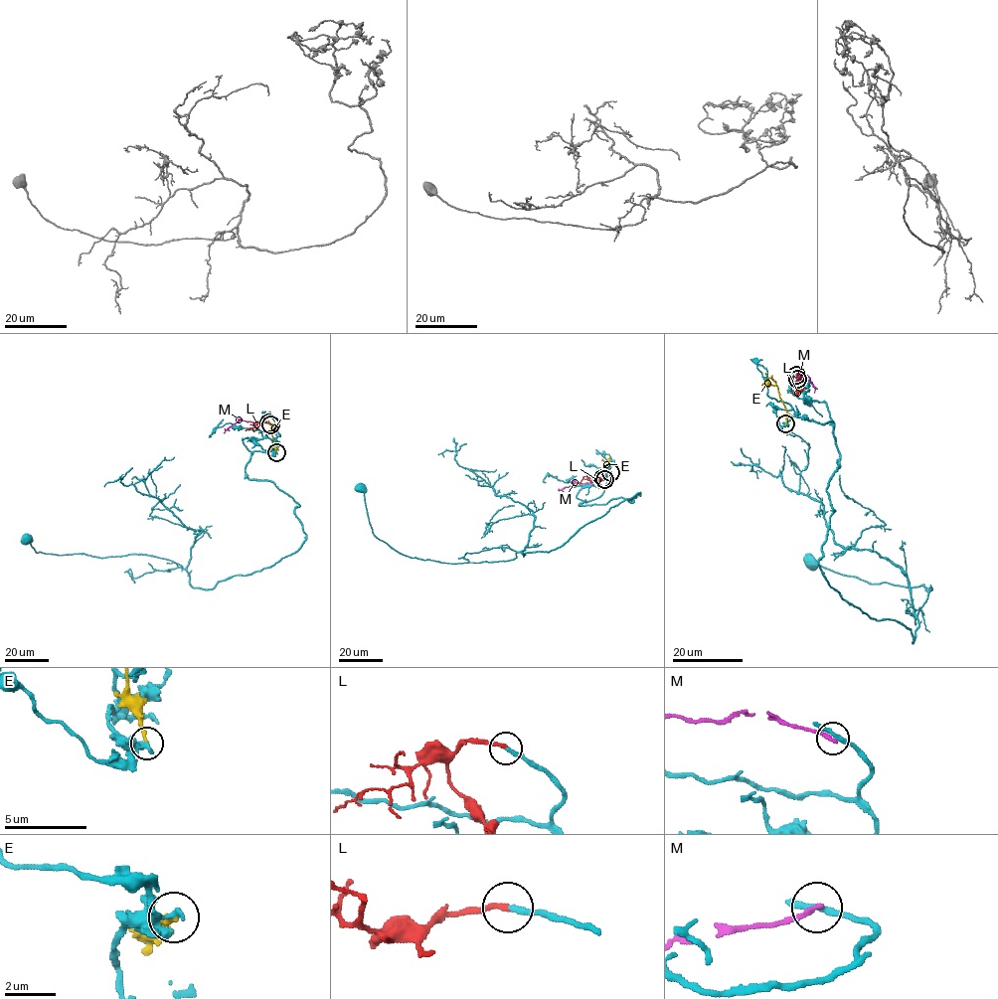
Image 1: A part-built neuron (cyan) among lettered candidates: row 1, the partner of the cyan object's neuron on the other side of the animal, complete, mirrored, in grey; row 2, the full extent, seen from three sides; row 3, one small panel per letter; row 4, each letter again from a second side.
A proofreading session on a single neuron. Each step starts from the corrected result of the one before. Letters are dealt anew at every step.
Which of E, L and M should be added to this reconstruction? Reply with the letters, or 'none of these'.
none of these

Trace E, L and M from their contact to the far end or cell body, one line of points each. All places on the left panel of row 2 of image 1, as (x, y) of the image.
E: (276, 452), (270, 432), (272, 425), (268, 420)
L: (268, 421), (257, 422), (246, 430)
M: (271, 424), (241, 420), (224, 432)

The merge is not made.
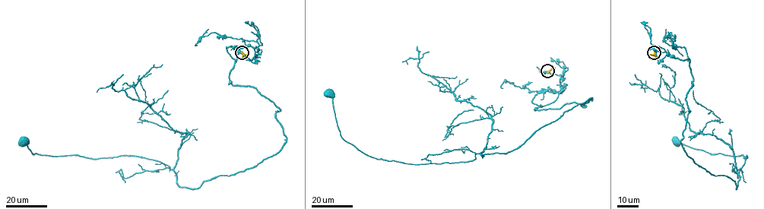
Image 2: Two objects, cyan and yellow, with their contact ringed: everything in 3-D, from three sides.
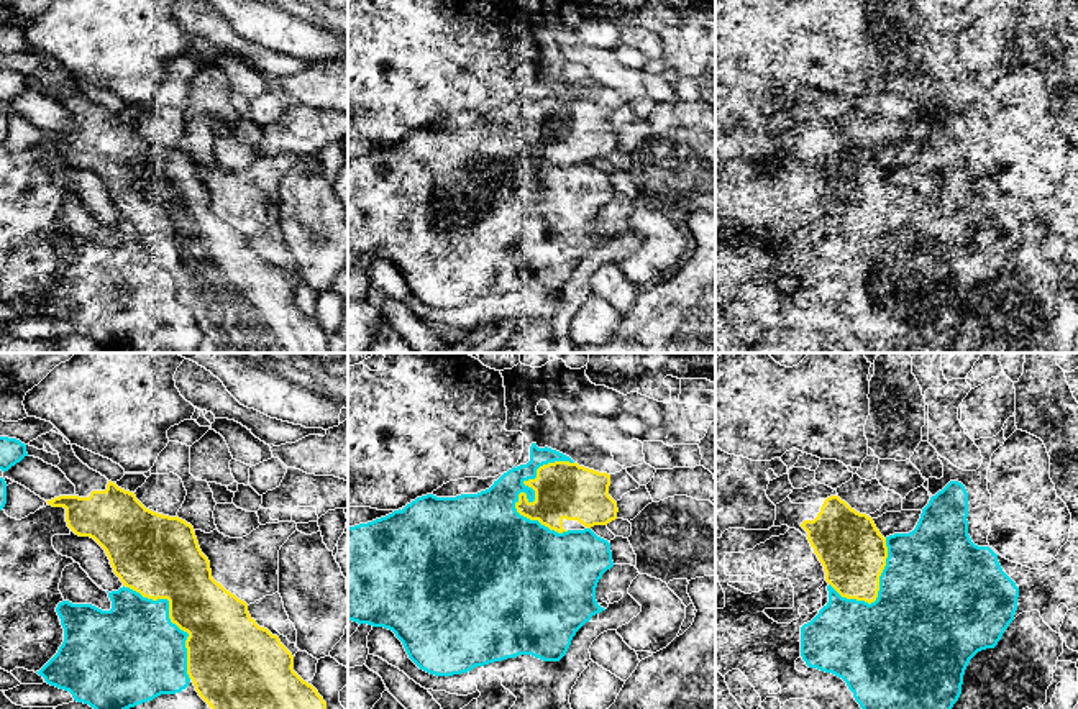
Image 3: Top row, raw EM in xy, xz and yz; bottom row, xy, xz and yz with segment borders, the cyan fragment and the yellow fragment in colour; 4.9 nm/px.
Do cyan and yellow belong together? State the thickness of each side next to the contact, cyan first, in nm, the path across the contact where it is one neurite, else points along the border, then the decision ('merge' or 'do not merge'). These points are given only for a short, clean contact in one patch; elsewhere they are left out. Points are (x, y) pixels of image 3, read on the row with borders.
calibres 260 and 280 nm; do not merge

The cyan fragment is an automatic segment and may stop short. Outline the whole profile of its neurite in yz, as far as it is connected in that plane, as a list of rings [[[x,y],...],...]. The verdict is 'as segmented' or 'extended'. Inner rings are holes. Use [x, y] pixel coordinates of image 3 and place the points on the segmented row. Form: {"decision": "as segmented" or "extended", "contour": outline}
{"decision": "as segmented", "contour": [[[950,481],[930,497],[912,532],[886,537],[888,558],[875,602],[842,597],[829,584],[829,602],[801,627],[806,665],[842,678],[861,709],[952,709],[962,694],[970,660],[994,648],[1014,620],[1019,588],[989,547],[971,542],[966,517],[968,492],[962,483]]]}

